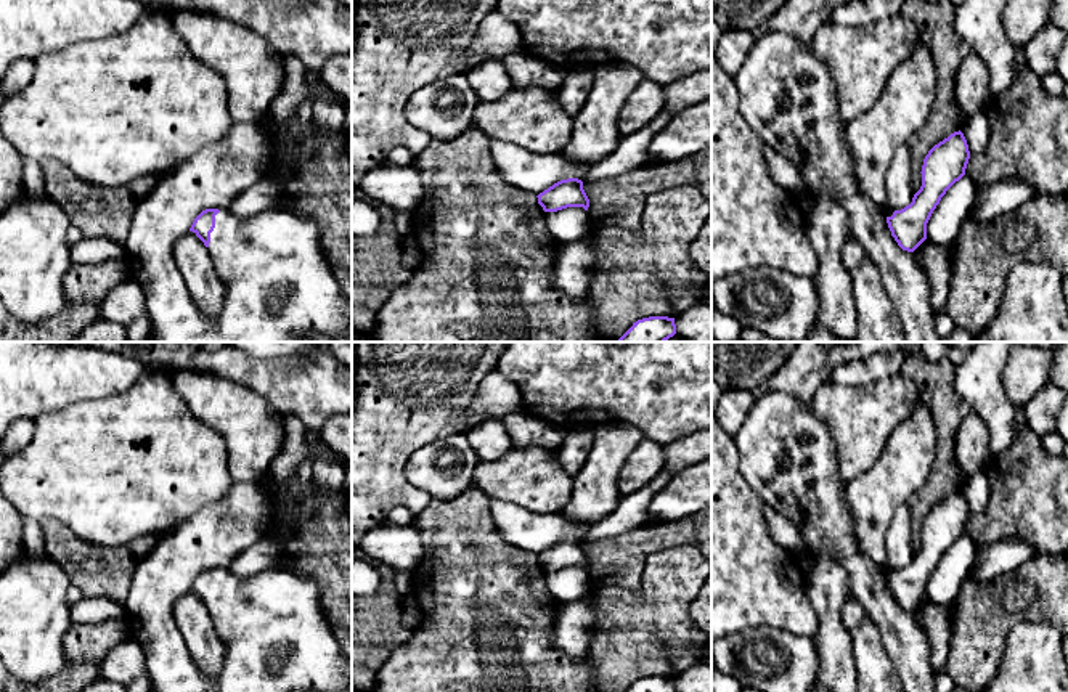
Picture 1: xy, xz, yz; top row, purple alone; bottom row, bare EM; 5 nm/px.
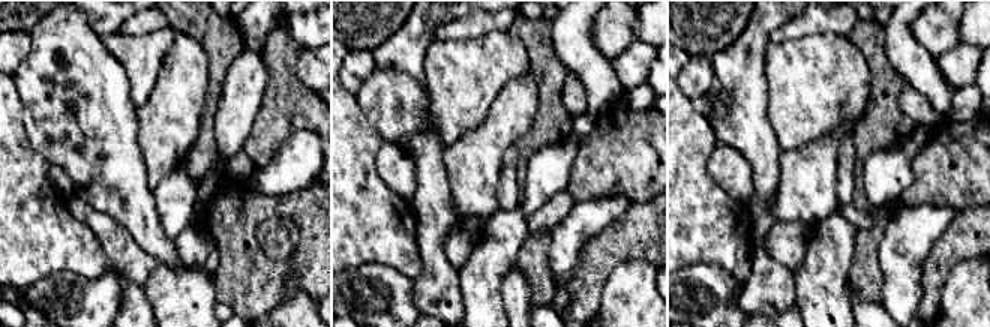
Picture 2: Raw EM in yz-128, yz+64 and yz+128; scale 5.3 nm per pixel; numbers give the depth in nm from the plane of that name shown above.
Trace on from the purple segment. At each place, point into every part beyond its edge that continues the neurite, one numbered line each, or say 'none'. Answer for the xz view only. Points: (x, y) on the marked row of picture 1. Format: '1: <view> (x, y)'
1: xz (525, 170)

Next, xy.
1: xy (278, 286)

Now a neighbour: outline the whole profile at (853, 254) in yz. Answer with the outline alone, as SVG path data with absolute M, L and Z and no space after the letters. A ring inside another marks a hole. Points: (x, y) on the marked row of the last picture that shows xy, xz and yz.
M851 234L846 236L842 246L842 258L845 267L853 271L866 257L862 246Z

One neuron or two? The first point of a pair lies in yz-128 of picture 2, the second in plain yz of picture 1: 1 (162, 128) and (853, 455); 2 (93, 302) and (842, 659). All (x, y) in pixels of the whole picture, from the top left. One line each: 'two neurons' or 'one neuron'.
1: two neurons
2: two neurons

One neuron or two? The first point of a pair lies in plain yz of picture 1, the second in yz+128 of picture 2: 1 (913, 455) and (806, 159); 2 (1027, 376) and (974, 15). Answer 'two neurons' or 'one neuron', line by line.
1: one neuron
2: two neurons

